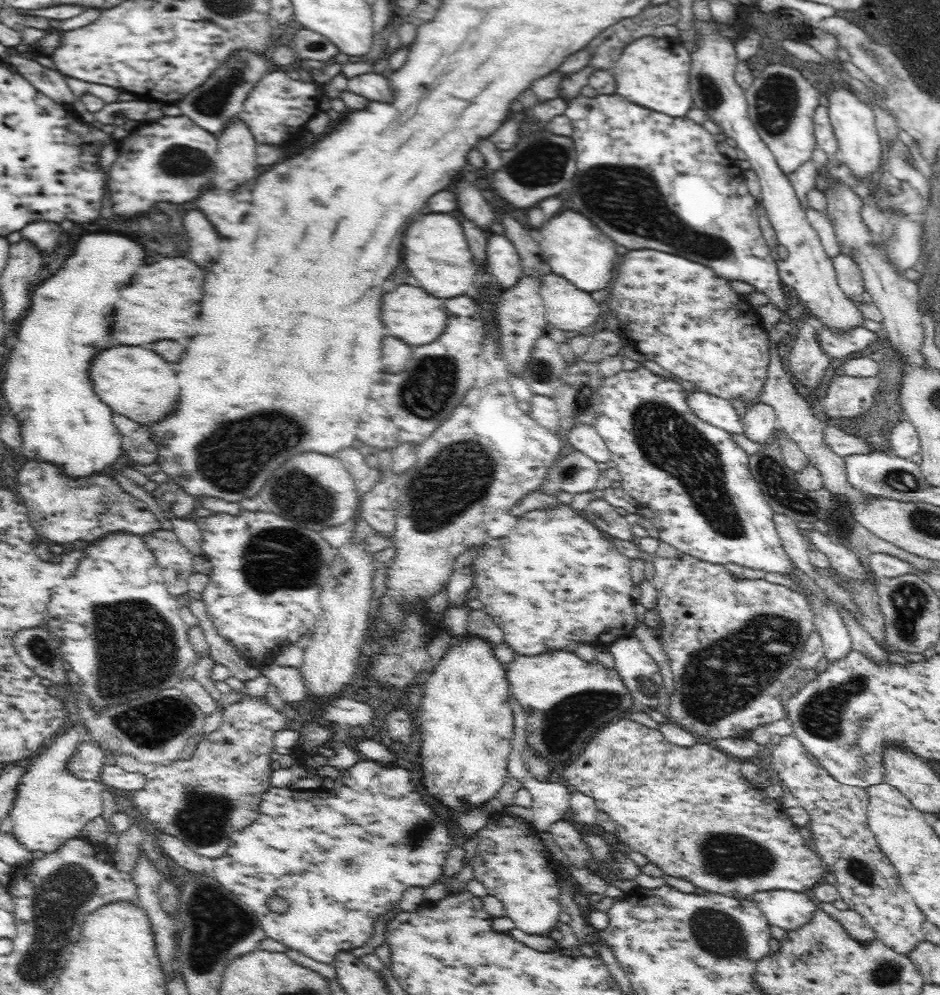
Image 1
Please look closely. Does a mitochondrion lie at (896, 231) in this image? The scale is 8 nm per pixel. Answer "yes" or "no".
yes

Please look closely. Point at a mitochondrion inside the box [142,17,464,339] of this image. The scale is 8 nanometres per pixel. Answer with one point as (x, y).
(212, 102)

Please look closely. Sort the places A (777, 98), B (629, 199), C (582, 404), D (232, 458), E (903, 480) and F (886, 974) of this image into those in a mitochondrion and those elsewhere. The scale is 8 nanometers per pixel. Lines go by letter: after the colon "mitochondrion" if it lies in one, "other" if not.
A: mitochondrion
B: mitochondrion
C: mitochondrion
D: mitochondrion
E: mitochondrion
F: mitochondrion

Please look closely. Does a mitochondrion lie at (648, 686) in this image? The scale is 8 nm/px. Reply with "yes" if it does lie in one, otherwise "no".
yes

